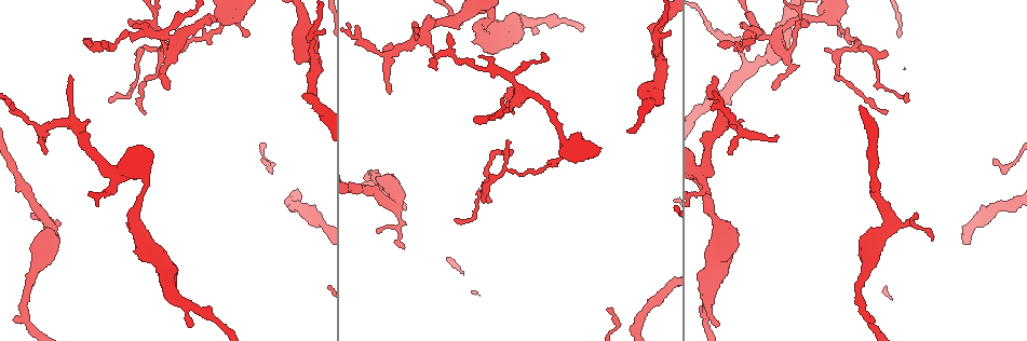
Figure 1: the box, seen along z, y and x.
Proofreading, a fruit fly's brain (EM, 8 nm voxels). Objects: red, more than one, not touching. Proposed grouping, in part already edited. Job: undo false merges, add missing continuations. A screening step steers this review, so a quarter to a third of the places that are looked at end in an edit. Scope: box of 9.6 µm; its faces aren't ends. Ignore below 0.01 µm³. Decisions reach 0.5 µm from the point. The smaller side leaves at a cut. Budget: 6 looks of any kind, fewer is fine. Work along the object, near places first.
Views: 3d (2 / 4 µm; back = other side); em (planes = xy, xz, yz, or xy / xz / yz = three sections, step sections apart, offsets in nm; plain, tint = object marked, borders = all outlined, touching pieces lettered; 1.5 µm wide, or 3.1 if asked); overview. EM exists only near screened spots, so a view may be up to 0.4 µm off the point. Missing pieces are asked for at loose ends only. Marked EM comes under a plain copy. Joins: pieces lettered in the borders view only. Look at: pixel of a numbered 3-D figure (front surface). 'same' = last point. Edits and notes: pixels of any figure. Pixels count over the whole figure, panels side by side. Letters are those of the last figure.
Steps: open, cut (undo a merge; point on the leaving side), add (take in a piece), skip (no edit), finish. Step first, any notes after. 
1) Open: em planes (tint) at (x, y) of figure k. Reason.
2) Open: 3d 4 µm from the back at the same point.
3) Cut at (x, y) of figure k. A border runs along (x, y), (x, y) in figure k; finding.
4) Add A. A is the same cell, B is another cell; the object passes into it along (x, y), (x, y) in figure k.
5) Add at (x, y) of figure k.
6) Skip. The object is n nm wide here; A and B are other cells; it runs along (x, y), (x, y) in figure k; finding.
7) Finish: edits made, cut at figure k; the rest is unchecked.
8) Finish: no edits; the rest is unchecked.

Open: 3d 4 µm at (390, 53) of figure 1. Branch point.

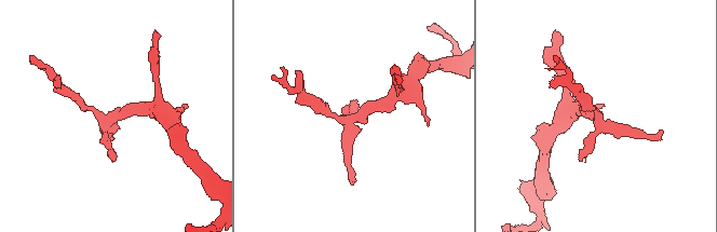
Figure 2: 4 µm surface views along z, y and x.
Open: em yz step 8 (borders) at (351, 120) of figure 2. Now the EM.

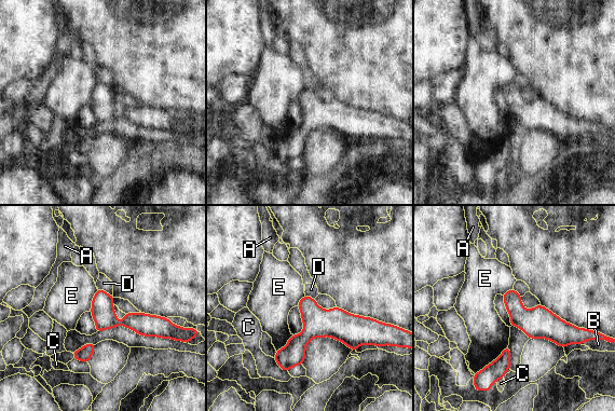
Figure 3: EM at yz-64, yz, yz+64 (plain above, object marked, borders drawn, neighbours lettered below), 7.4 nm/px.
Skip. A, B, C, D and E are other cells; all the same neuron.

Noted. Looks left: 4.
Open: 3d 4 µm at (716, 78) of figure 1. Free end.

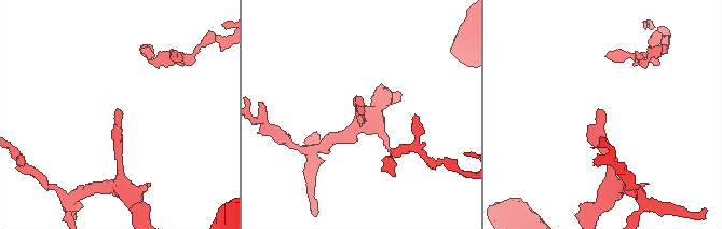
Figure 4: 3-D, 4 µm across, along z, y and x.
Open: em planes (borders) at (361, 107) of figure 4. Now the EM.

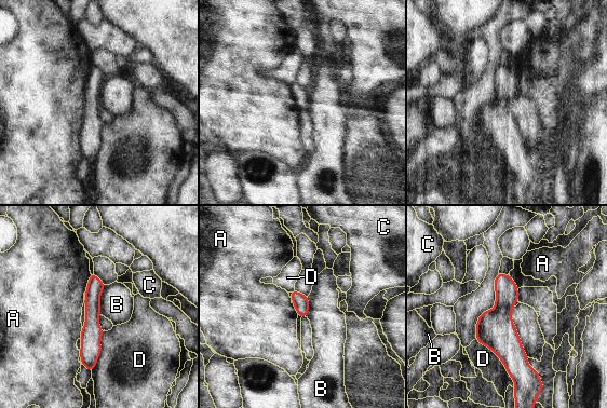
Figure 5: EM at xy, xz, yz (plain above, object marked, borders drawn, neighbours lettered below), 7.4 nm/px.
Skip. The object is 110 nm wide here; A, B, C and D are other cells; no lettered piece goes on from it.

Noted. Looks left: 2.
Open: em planes (borders) at (933, 239) of figure 1.

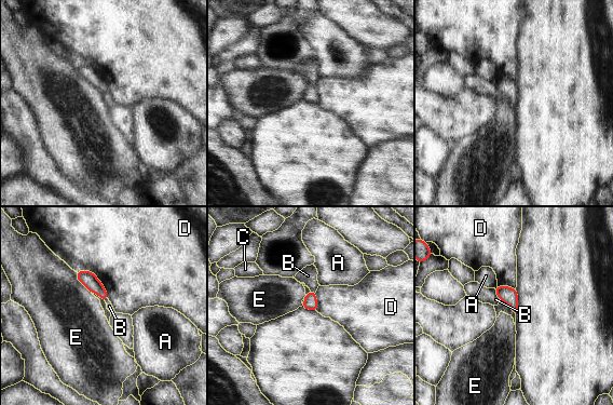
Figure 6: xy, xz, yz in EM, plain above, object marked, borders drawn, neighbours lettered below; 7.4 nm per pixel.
Skip. The longest contact is with D, 320 nm; A, B, C, D and E are other cells; none of them fits.

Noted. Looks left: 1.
Finish: no edits; the rest is unchecked.

